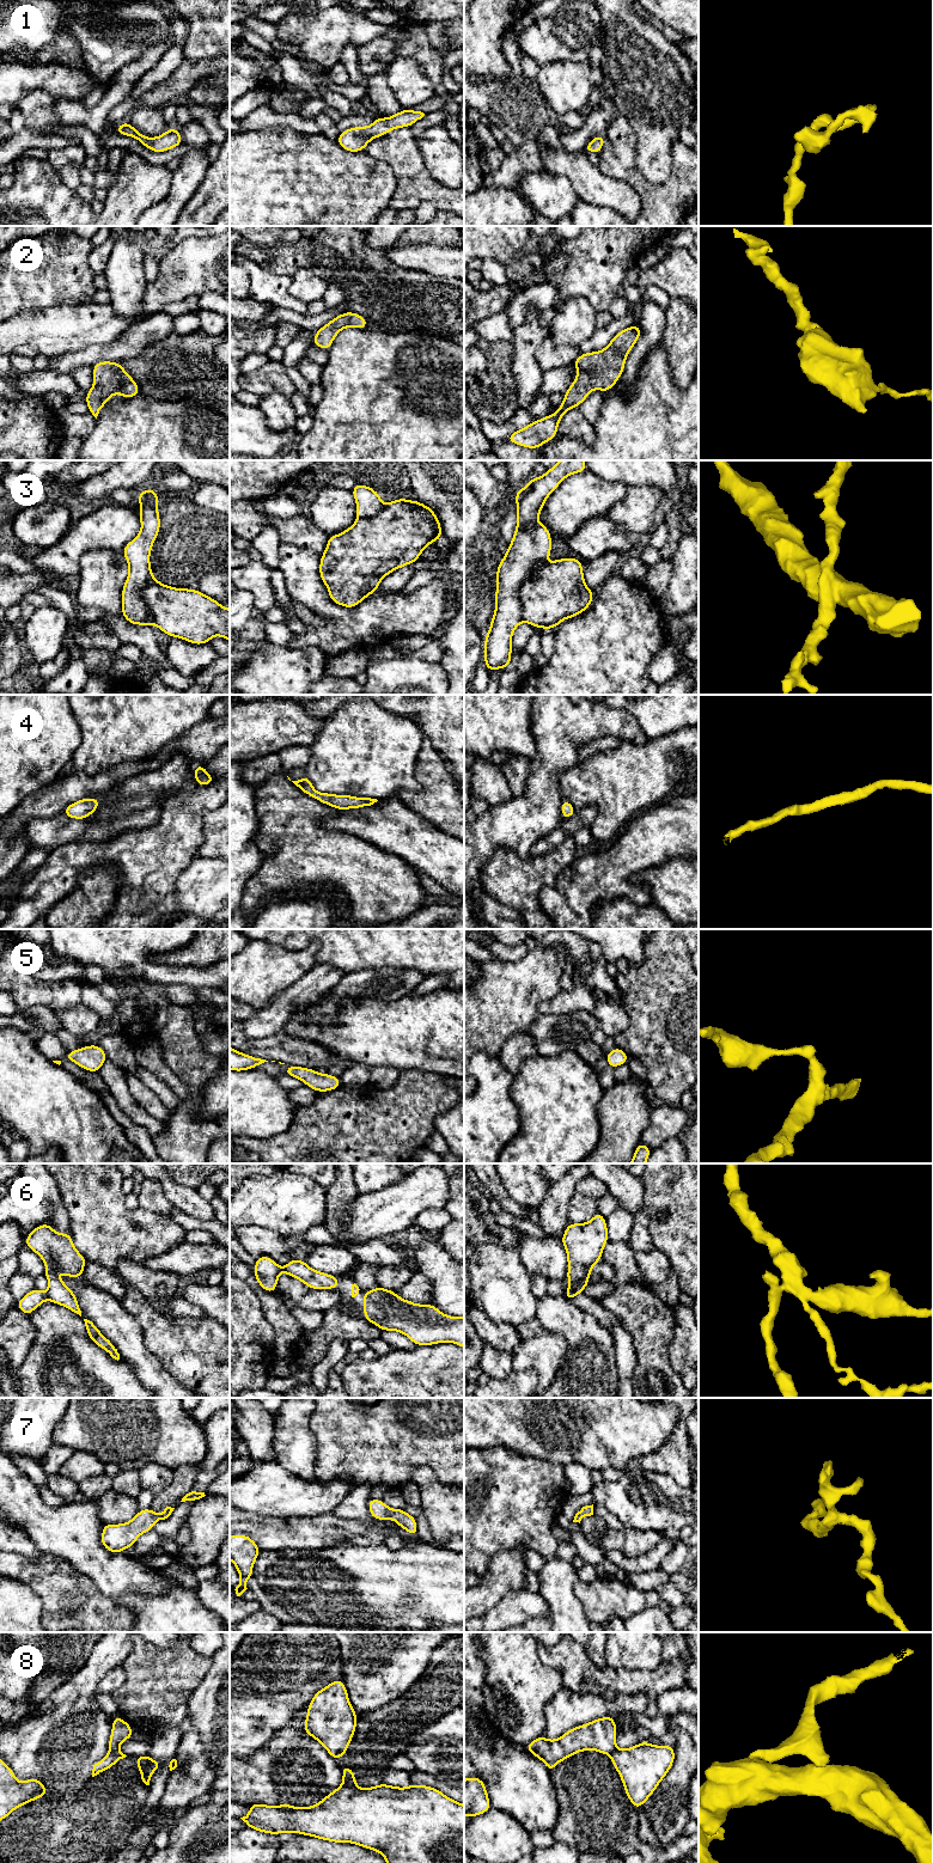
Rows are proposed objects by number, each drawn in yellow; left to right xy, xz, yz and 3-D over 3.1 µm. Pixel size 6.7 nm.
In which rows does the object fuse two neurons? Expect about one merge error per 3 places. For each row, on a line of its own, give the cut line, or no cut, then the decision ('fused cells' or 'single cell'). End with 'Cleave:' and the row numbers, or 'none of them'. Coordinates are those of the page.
1: cut none; single cell
2: cut none; single cell
3: cut yz (540, 566), (522, 584), (518, 591), (522, 620); fused cells
4: cut none; single cell
5: cut none; single cell
6: cut xy (46, 1293), (48, 1299); fused cells
7: cut none; single cell
8: cut xz (343, 1778), (354, 1779); fused cells
Cleave: 3, 6, 8

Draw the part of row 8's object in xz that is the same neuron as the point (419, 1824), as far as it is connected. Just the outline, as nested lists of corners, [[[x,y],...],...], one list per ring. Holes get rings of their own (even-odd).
[[[343,1779],[336,1790],[310,1807],[249,1806],[250,1812],[240,1819],[258,1832],[299,1833],[334,1843],[353,1843],[379,1852],[386,1863],[464,1863],[464,1804],[432,1786],[400,1788],[382,1783],[360,1790],[355,1779]]]

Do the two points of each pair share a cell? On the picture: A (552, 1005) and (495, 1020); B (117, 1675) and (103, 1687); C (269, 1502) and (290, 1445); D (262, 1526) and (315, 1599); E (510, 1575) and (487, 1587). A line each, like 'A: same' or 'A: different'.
A: different
B: same
C: different
D: different
E: same

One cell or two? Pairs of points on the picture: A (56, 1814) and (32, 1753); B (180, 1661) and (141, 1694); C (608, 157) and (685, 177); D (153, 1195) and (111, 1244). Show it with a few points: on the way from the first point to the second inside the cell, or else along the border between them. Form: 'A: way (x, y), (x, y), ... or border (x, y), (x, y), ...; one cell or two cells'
A: border (78, 1791), (50, 1802), (40, 1800); two cells
B: way (170, 1671), (151, 1690); one cell
C: way (627, 171), (646, 190), (666, 190); one cell
D: border (140, 1207), (169, 1217); two cells

